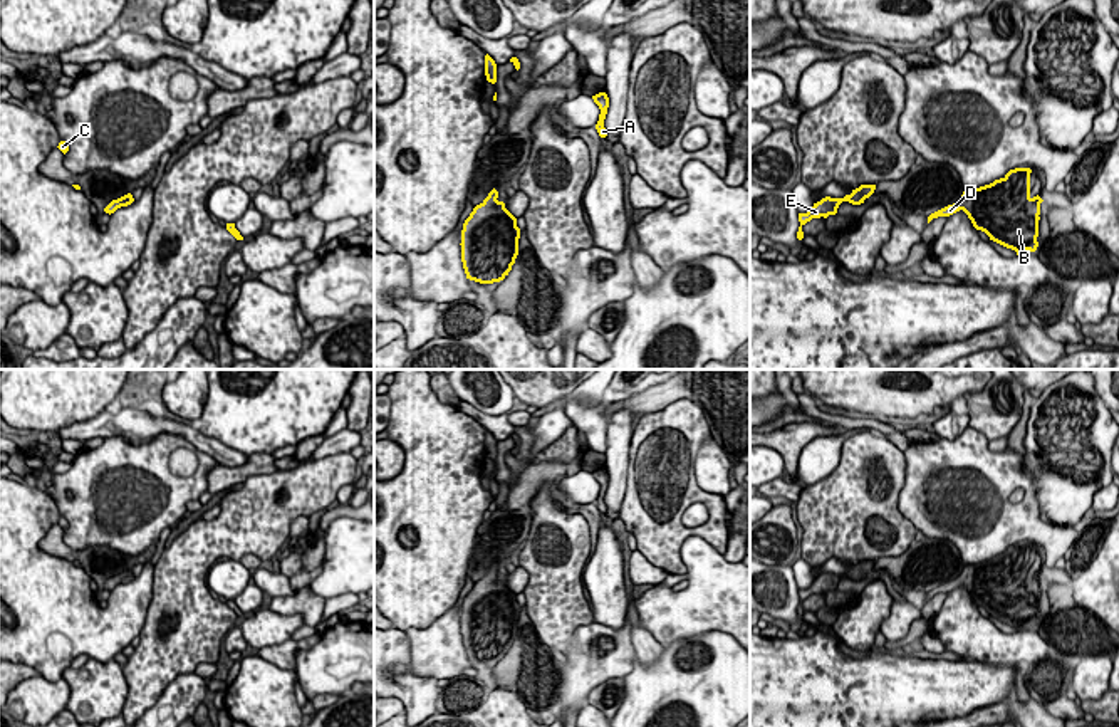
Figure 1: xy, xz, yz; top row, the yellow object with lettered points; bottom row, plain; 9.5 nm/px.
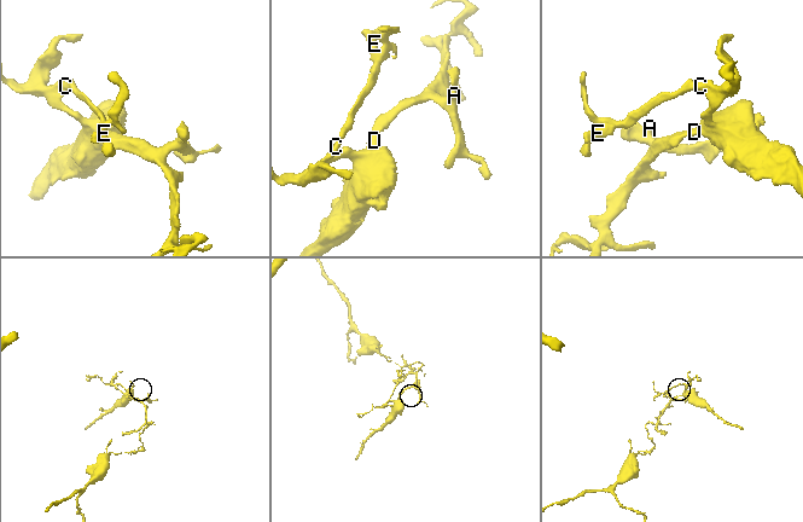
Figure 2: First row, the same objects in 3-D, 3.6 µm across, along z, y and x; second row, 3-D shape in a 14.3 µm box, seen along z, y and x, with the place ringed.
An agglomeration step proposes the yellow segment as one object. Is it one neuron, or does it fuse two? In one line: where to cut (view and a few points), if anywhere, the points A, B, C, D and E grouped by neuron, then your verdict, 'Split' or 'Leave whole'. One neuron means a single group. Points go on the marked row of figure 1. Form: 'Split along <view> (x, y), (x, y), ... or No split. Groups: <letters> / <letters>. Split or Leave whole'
No split. Groups: A B C D E. Leave whole

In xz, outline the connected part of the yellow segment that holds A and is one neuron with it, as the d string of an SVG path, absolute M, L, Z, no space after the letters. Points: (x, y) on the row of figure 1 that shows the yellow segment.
M599 92L599 94L592 96L592 99L599 106L599 109L601 109L596 129L597 129L601 138L606 138L607 136L607 129L604 128L604 119L606 119L607 107L609 107L609 97L607 97L606 92Z

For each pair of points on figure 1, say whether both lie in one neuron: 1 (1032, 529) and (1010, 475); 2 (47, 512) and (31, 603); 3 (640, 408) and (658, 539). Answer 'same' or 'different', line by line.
1: same
2: same
3: different

